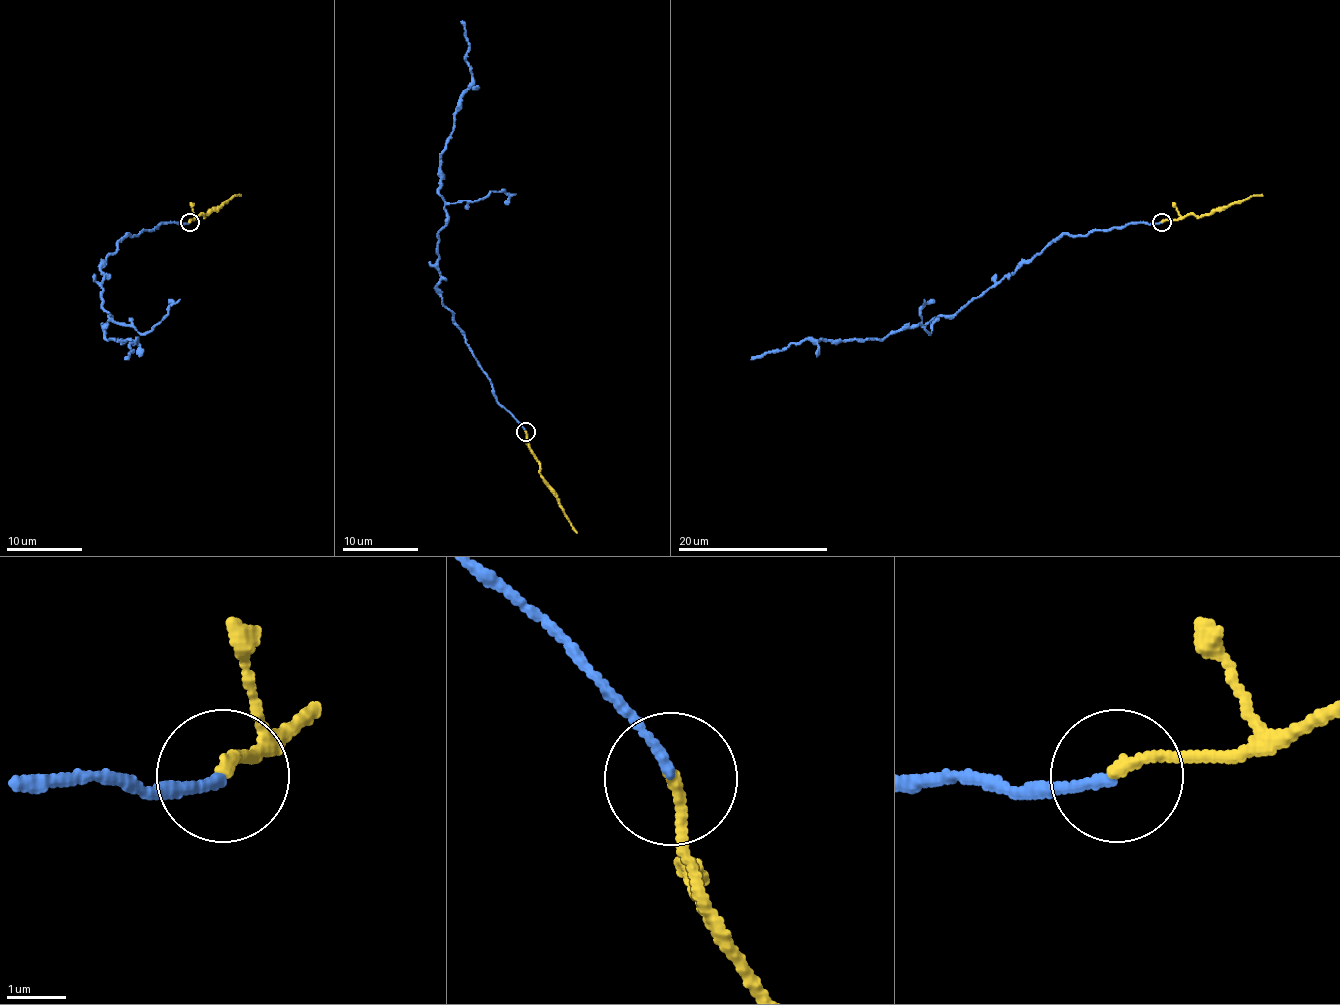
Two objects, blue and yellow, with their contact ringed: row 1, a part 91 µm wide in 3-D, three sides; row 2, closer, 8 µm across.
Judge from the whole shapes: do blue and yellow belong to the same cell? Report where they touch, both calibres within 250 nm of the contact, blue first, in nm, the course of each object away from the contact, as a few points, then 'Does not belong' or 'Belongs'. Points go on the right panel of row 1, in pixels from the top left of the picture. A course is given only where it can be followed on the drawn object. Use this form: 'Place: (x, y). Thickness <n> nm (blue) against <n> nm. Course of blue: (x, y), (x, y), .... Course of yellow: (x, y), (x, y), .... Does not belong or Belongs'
Place: (1162, 222). Thickness 160 nm (blue) against 190 nm. Course of blue: (1162, 222), (1132, 222), (1087, 236), (1061, 234), (953, 315), (889, 332), (882, 339), (799, 341), (750, 360). Course of yellow: (1162, 222), (1192, 215), (1204, 217), (1215, 209), (1262, 194). Does not belong

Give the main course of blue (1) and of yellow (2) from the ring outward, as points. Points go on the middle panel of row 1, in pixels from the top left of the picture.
1: (526, 432), (499, 402), (437, 287), (437, 233), (447, 223), (441, 159), (458, 99), (471, 84), (462, 20)
2: (526, 432), (527, 445), (539, 462), (539, 474), (576, 532)

